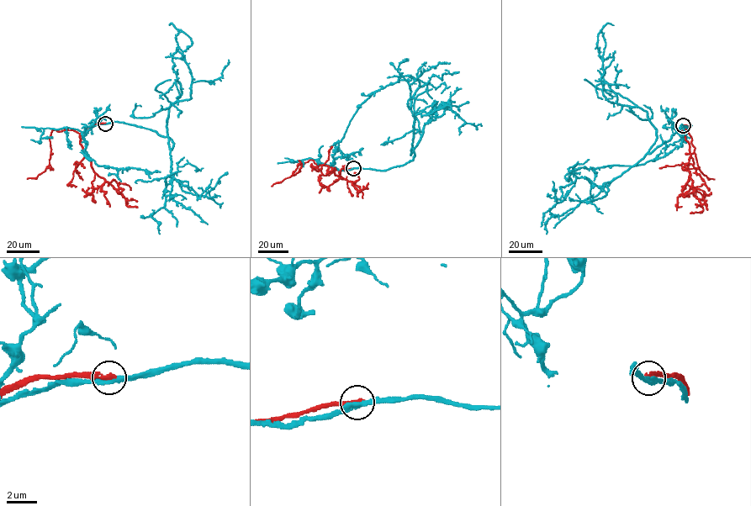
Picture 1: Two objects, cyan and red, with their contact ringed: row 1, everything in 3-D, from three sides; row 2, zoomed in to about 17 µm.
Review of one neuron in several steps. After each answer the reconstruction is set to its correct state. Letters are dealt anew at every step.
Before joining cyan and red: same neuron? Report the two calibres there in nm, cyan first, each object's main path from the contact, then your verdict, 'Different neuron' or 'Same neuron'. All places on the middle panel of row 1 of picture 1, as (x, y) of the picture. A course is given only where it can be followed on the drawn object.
Thickness 300 nm (cyan) against 280 nm. Course of cyan: (353, 168), (385, 171), (412, 160), (423, 125), (454, 102), (434, 112). Course of red: (353, 168), (330, 166), (327, 171), (333, 172), (334, 167), (335, 175), (351, 181), (356, 192), (368, 183). Different neuron

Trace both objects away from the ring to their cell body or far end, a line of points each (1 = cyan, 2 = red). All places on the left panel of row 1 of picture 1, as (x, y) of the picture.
1: (105, 123), (156, 131), (171, 139), (171, 149), (168, 108), (191, 97), (182, 52), (192, 44), (169, 24)
2: (105, 123), (93, 124), (81, 134), (80, 144), (93, 171), (121, 194), (127, 206), (137, 208)

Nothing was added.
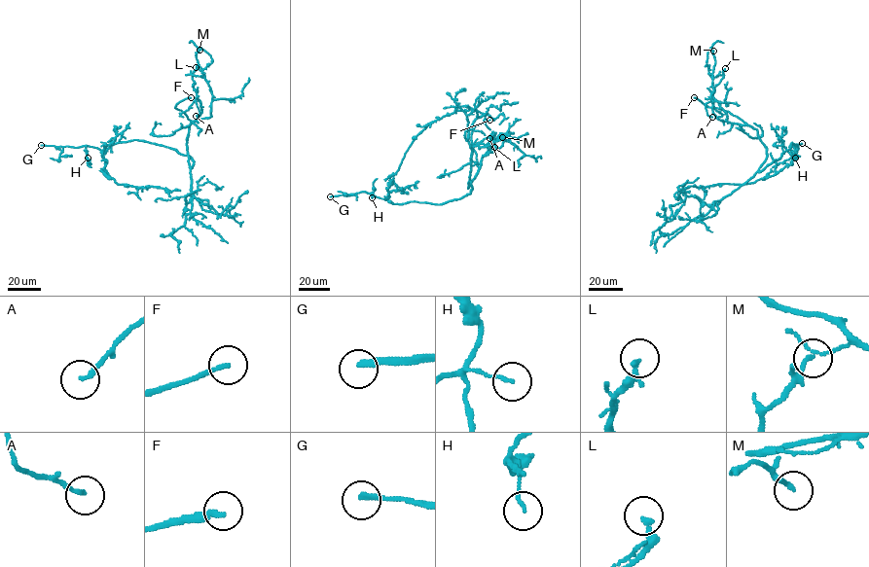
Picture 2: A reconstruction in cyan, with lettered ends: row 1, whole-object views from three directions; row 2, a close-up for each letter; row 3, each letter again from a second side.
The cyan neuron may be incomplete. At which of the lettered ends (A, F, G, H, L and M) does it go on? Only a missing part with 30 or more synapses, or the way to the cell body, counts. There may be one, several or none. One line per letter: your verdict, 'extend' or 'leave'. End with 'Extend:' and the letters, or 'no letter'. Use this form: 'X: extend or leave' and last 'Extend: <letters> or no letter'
A: leave
F: extend
G: extend
H: leave
L: leave
M: leave
Extend: F, G

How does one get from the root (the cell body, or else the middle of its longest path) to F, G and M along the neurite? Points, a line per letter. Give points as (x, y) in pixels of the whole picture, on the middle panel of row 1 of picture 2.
F: (453, 200), (472, 189), (468, 183), (467, 188), (479, 167), (472, 131), (489, 120)
G: (453, 200), (440, 204), (412, 201), (394, 204), (364, 192), (330, 196)
M: (453, 200), (470, 193), (468, 183), (481, 158), (502, 145), (507, 138), (497, 138), (502, 137)

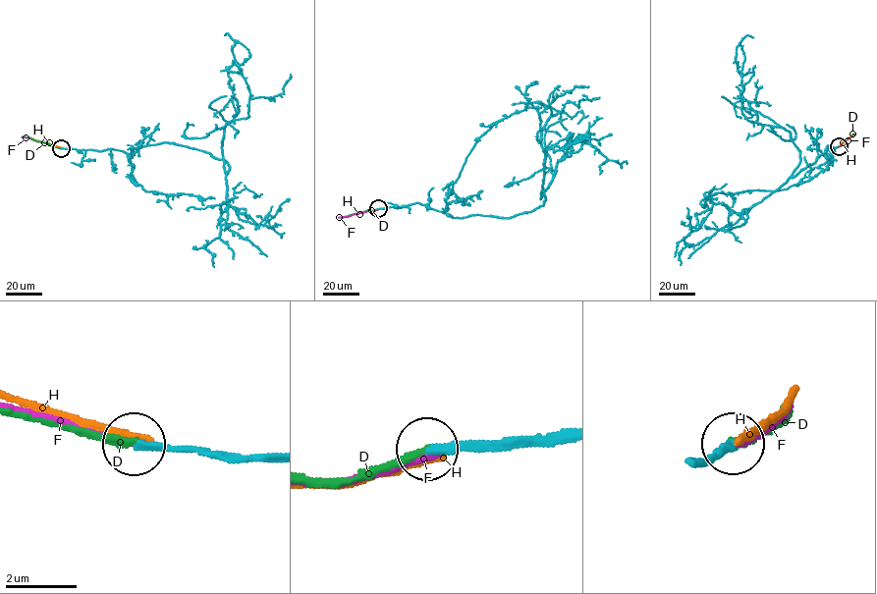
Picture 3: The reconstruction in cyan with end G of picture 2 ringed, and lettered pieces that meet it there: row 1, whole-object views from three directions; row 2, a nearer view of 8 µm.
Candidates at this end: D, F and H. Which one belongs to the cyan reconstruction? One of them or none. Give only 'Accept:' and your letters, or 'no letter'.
Accept: D

